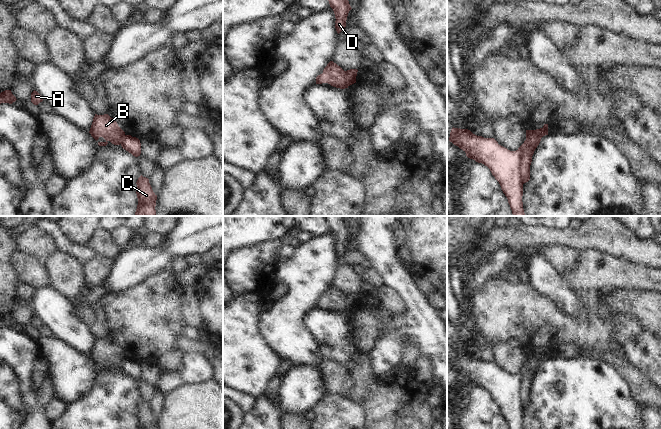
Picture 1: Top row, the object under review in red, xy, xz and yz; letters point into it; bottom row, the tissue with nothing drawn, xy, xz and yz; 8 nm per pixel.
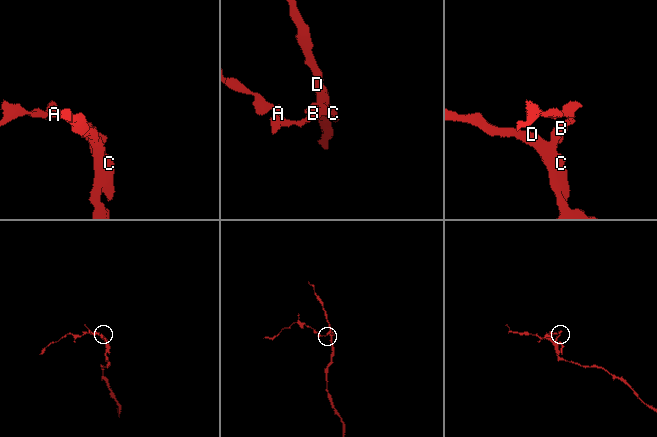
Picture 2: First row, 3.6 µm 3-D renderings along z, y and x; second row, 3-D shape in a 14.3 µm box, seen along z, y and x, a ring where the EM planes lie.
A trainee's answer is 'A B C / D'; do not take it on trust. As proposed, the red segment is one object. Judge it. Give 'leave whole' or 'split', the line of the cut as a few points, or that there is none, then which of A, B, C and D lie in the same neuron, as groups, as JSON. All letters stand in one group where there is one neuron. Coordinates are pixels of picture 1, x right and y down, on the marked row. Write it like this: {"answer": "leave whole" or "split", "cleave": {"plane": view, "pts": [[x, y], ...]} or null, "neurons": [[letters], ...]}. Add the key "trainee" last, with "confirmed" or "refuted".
{"answer": "split", "cleave": {"plane": "yz", "pts": [[532, 149], [525, 152], [520, 159], [520, 175], [523, 183]]}, "neurons": [["A", "B", "C"], ["D"]], "trainee": "confirmed"}

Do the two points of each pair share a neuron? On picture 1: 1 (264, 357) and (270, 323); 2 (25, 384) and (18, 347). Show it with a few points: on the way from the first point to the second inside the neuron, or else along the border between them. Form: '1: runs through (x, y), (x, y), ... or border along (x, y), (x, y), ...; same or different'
1: border along (258, 319), (257, 326), (263, 338), (281, 359); different
2: runs through (23, 375), (20, 356); same

